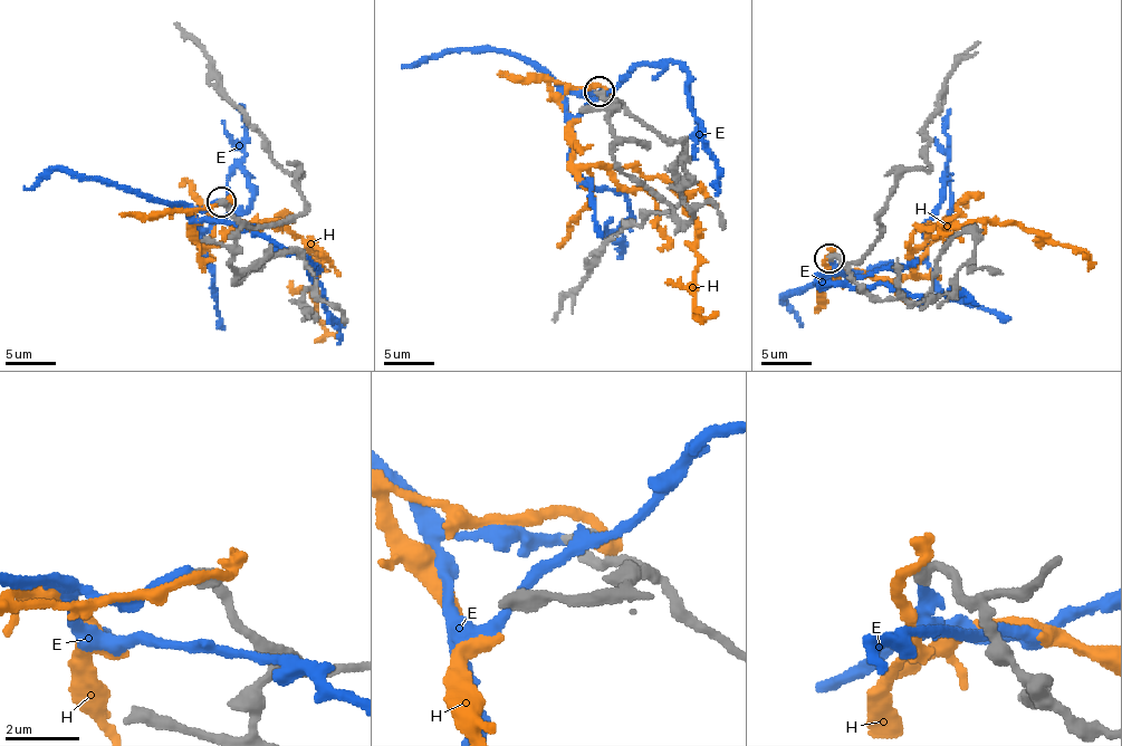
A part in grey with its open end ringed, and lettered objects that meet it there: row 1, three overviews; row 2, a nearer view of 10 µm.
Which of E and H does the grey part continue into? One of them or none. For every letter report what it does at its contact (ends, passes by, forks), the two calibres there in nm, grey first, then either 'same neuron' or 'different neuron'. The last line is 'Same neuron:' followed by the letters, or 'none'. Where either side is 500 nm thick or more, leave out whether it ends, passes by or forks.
E: it ends; calibres 440 and 240 nm; different neuron
H: it ends; calibres 440 and 360 nm; different neuron
Same neuron: none

